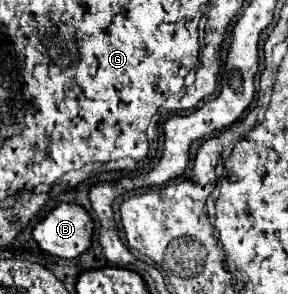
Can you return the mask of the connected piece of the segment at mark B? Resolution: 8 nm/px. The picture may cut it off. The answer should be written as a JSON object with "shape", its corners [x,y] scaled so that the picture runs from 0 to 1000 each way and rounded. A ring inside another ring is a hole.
{"shape":[[[198,690],[115,779],[115,813],[142,854],[260,881],[316,840],[323,745],[309,724],[260,690]]]}

